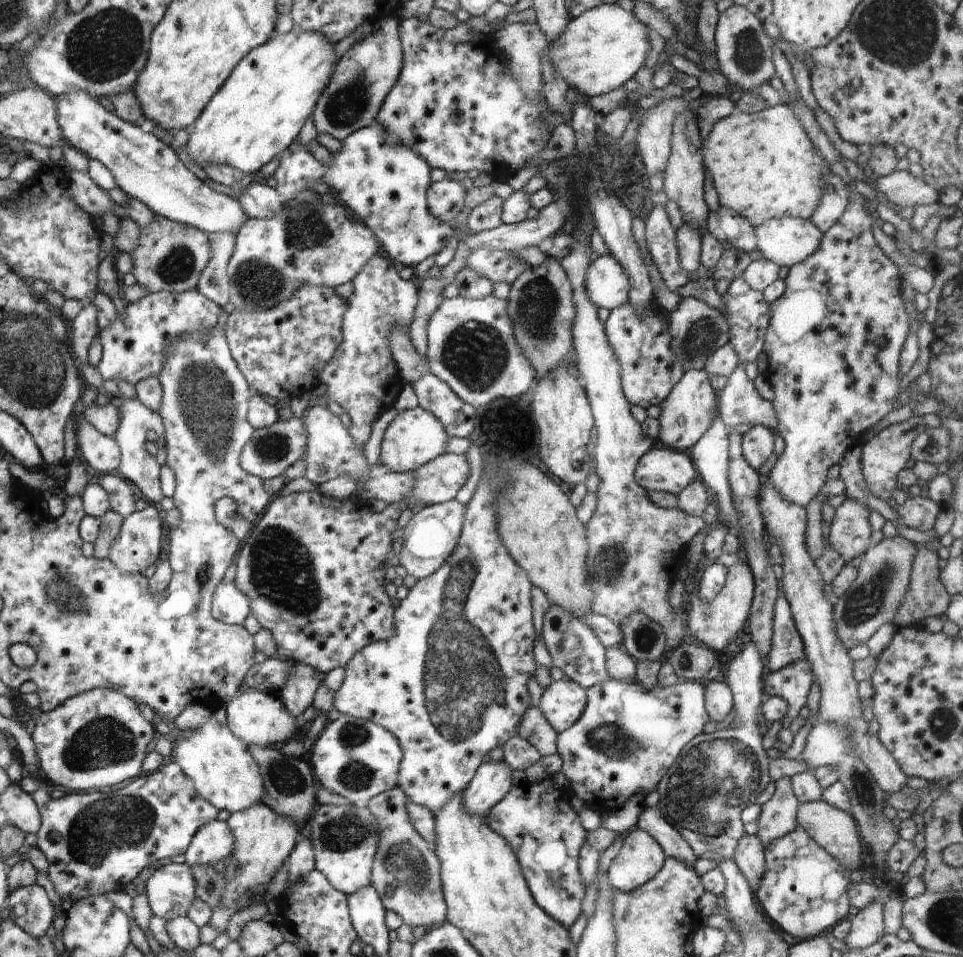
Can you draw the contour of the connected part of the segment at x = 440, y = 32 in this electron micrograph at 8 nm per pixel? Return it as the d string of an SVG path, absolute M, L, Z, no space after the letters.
M411 14L401 17L398 32L402 42L402 70L374 120L384 126L386 142L412 148L431 169L449 173L478 170L495 181L507 180L524 168L550 142L552 131L542 122L542 116L551 111L550 106L544 98L532 104L522 94L522 88L512 76L510 62L500 50L496 33L476 32L468 24L438 29Z

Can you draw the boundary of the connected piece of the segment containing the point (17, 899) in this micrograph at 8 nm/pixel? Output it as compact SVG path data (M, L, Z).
M34 883L10 892L6 900L9 918L34 938L42 938L53 922L54 907L46 890Z

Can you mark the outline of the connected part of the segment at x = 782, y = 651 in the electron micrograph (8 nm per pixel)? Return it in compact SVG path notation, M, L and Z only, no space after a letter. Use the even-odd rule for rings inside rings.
M780 590L773 612L772 648L768 652L768 671L777 671L805 659L805 646L792 618L784 592Z

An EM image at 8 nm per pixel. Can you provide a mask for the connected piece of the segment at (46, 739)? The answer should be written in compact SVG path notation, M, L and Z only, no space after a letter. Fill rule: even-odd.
M95 688L63 702L50 712L42 712L36 718L32 738L35 751L40 760L40 770L46 774L45 784L62 788L67 792L86 792L116 786L118 782L132 780L142 774L143 761L146 760L146 748L151 740L158 736L154 722L144 720L136 702L128 698L123 691L110 688Z

